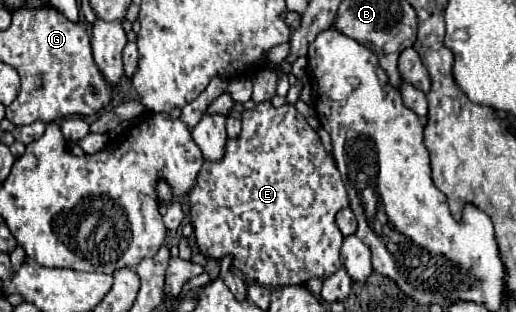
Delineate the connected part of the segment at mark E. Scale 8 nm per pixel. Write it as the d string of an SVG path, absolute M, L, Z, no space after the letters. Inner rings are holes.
M263 102L253 110L245 110L239 138L227 140L221 162L203 164L197 182L189 192L189 202L195 240L201 254L207 258L231 254L233 266L237 266L251 282L281 288L305 284L313 276L329 278L343 268L339 258L343 234L335 224L335 214L349 206L347 190L335 162L323 148L319 134L291 104L273 108L271 102Z

